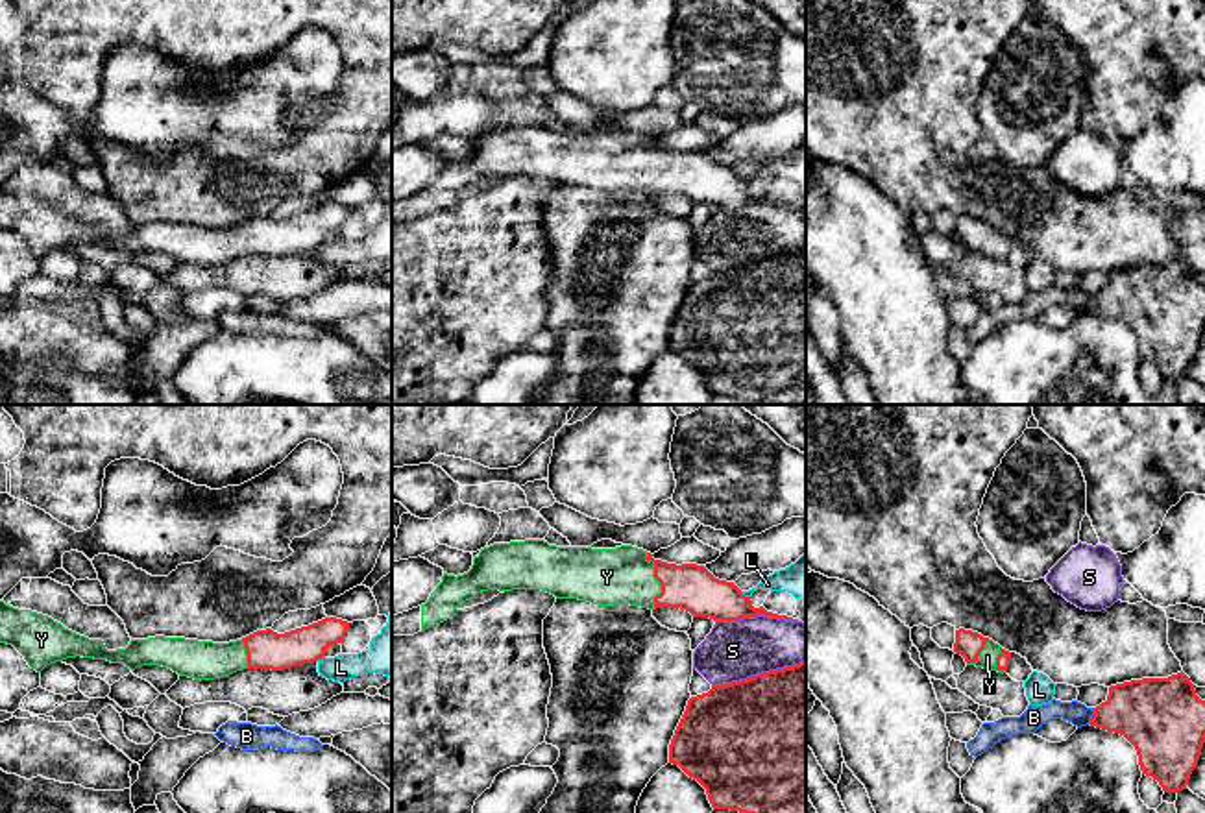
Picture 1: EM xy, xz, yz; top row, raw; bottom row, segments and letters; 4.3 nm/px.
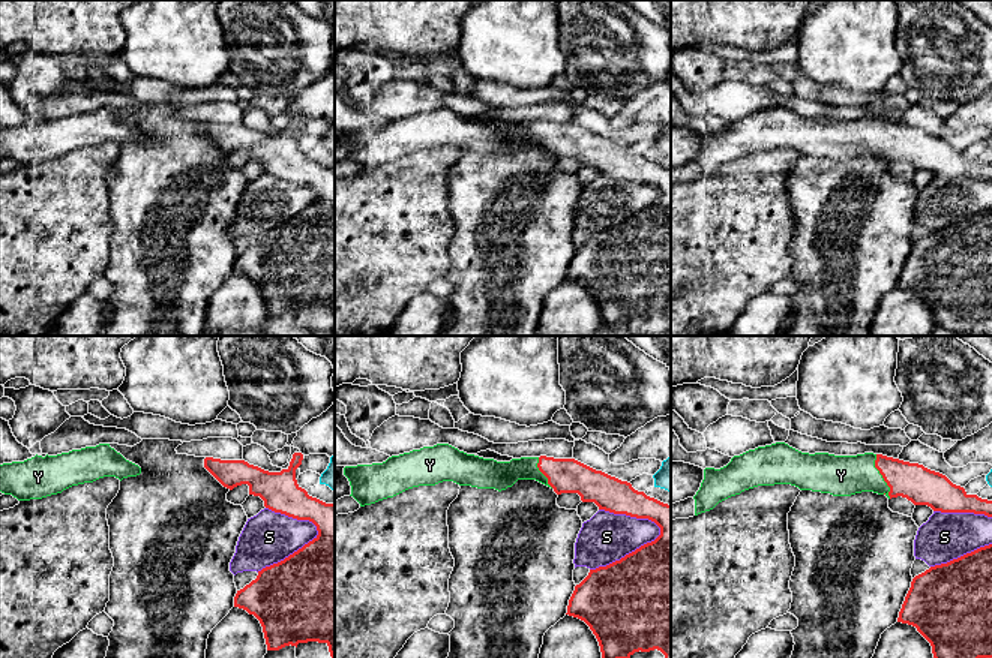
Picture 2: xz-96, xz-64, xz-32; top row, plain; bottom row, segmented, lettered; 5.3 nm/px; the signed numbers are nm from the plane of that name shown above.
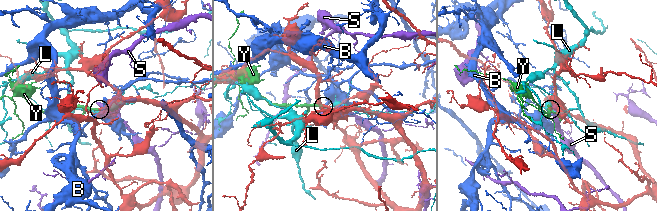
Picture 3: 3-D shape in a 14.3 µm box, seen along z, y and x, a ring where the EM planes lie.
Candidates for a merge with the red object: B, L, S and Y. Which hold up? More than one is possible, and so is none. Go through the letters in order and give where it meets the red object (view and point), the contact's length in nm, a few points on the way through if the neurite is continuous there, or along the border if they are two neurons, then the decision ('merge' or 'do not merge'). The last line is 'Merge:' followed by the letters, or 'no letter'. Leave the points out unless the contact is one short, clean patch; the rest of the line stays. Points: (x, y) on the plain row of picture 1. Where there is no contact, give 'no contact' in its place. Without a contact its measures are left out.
B: meets red in yz at (1093, 302); contact 80 nm long; do not merge
L: meets red in xz at (743, 182); contact 50 nm long; do not merge
S: meets red in xz at (758, 261); contact 420 nm long; do not merge
Y: meets red in xz at (657, 165); contact 260 nm long; runs through xz (693, 174), (666, 172), (657, 165), (607, 163); merge
Merge: Y

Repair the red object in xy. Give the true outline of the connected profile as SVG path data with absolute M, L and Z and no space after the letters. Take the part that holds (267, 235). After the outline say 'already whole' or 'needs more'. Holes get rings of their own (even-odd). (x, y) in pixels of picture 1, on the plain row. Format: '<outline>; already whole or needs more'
M0 187L0 229L13 231L37 259L76 242L124 249L131 257L163 251L194 266L224 264L242 255L285 257L322 246L331 231L344 227L347 214L347 207L325 203L285 220L266 214L229 229L155 222L107 237L102 225L89 225L48 201Z; needs more

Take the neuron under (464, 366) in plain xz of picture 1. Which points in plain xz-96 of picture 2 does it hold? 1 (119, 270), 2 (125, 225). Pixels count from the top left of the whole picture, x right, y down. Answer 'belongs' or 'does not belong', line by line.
1: does not belong
2: does not belong

